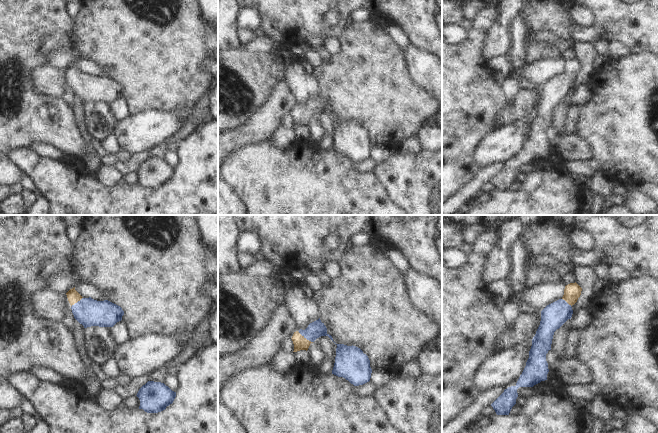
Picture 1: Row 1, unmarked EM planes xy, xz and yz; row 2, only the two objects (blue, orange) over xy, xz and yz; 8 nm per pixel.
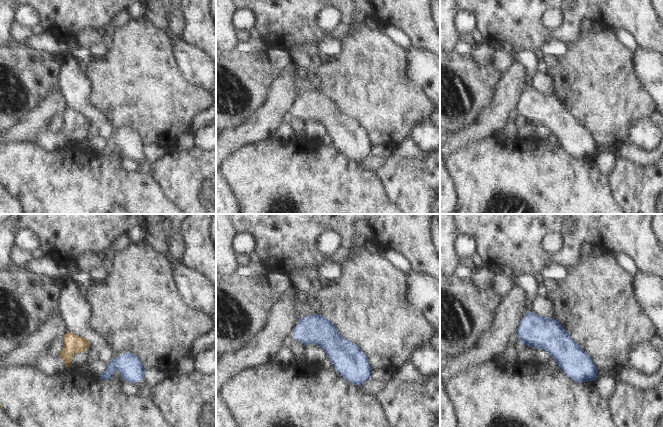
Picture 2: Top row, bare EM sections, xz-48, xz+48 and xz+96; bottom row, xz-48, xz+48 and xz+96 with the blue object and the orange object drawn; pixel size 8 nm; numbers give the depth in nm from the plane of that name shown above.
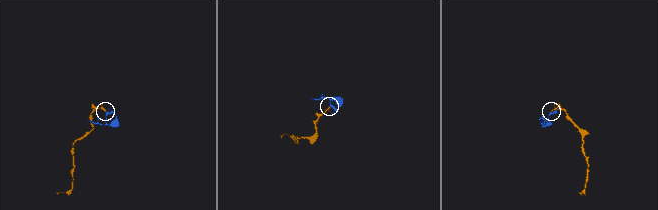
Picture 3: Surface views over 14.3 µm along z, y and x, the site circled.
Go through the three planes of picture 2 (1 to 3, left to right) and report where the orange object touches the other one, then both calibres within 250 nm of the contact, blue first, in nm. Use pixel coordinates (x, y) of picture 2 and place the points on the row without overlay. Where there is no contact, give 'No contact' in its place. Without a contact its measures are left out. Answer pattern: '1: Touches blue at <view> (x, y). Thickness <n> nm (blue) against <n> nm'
1: No contact
2: No contact
3: No contact

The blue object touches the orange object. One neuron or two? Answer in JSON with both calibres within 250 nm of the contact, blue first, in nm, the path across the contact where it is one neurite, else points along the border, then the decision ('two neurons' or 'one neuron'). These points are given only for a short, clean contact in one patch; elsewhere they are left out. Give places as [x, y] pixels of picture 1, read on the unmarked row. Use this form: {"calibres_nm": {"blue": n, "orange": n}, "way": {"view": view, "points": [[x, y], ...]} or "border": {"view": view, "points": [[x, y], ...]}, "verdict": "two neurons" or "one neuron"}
{"calibres_nm": {"blue": 140, "orange": 110}, "way": {"view": "xz", "points": [[316, 105], [305, 113], [300, 119]]}, "verdict": "one neuron"}

